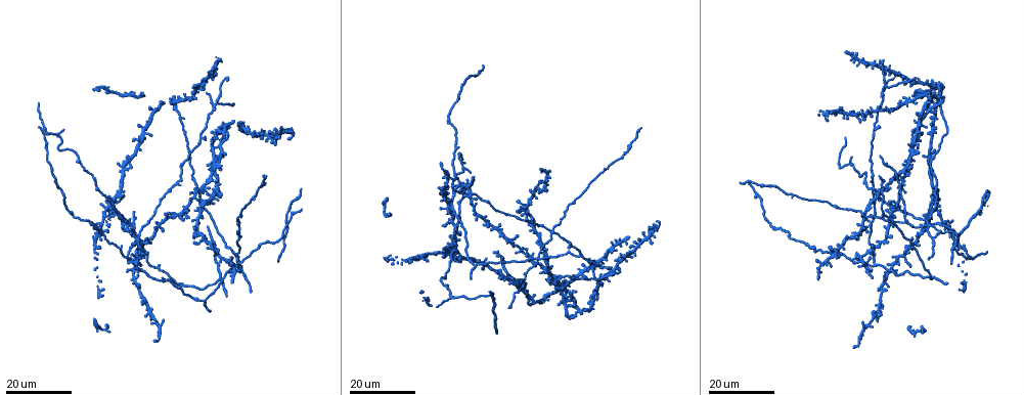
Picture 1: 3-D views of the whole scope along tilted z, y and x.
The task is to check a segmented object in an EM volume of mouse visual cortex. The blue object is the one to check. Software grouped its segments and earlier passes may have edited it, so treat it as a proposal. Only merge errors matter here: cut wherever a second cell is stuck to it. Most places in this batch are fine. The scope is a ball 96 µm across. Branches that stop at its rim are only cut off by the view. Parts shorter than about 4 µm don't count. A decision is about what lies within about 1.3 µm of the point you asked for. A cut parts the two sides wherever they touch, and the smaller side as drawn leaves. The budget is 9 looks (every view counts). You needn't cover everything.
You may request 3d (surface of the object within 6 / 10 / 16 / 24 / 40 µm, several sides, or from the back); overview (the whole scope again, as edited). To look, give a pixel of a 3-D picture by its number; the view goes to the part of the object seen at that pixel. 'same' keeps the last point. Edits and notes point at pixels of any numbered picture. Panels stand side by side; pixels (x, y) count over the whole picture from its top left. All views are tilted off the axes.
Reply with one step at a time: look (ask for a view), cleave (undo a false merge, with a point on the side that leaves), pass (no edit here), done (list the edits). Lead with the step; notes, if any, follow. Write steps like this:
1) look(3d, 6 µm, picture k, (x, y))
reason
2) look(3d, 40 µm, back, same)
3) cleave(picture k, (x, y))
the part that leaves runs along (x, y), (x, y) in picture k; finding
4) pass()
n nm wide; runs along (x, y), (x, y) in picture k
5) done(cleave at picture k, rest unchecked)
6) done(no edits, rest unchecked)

look(3d, 16 µm, picture 1, (427, 253))

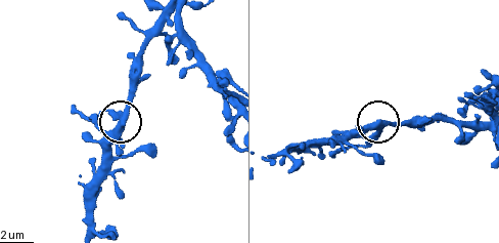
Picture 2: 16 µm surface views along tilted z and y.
look(3d, 10 µm, picture 2, (376, 128))

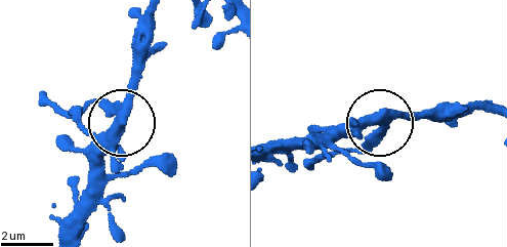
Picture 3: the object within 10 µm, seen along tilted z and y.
cleave(picture 3, (106, 101))
380 nm wide; the part that leaves runs along (388, 121), (356, 148), (320, 158), (312, 167) in picture 3; two cells meet here

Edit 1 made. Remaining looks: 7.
look(3d, 24 µm, picture 1, (94, 249))
thin arm on a thick one

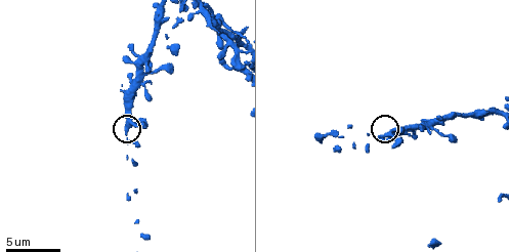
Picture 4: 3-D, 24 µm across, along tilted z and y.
look(3d, 10 µm, picture 4, (127, 128))

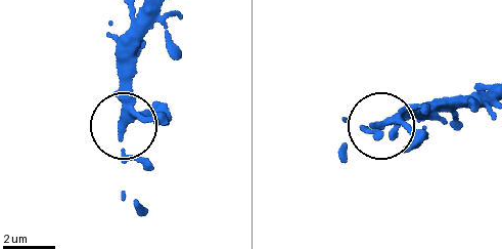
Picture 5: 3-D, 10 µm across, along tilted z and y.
pass()
runs along (492, 96), (397, 115), (369, 130), (346, 123) in picture 5; one cell here

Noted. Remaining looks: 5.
look(3d, 16 µm, picture 1, (450, 204))
three arms meet

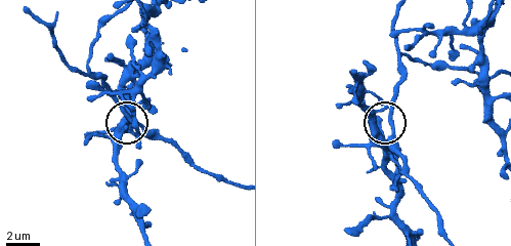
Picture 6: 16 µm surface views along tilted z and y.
look(3d, 6 µm, picture 6, (391, 123))

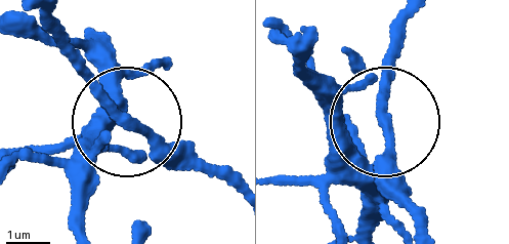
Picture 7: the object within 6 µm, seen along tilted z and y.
pass()
continuous, no second cell

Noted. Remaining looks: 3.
look(overview)

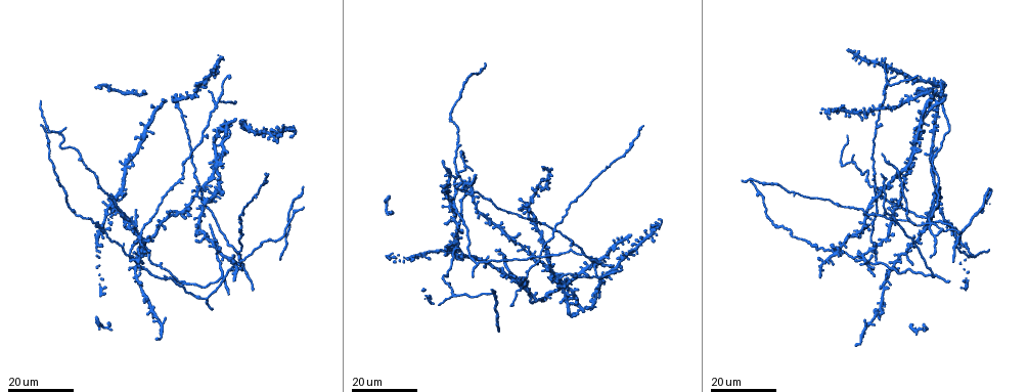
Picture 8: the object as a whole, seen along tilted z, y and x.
look(3d, 24 µm, picture 8, (130, 223))
four or more arms meet

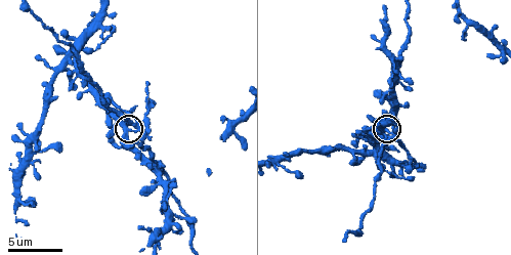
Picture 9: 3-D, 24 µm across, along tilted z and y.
look(3d, 10 µm, picture 9, (389, 130))

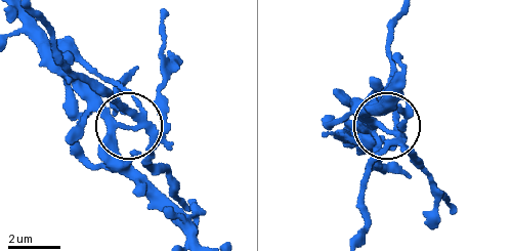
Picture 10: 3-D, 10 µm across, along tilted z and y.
pass()
one cell here

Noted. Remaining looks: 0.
done(cleave at picture 3, rest unchecked)

